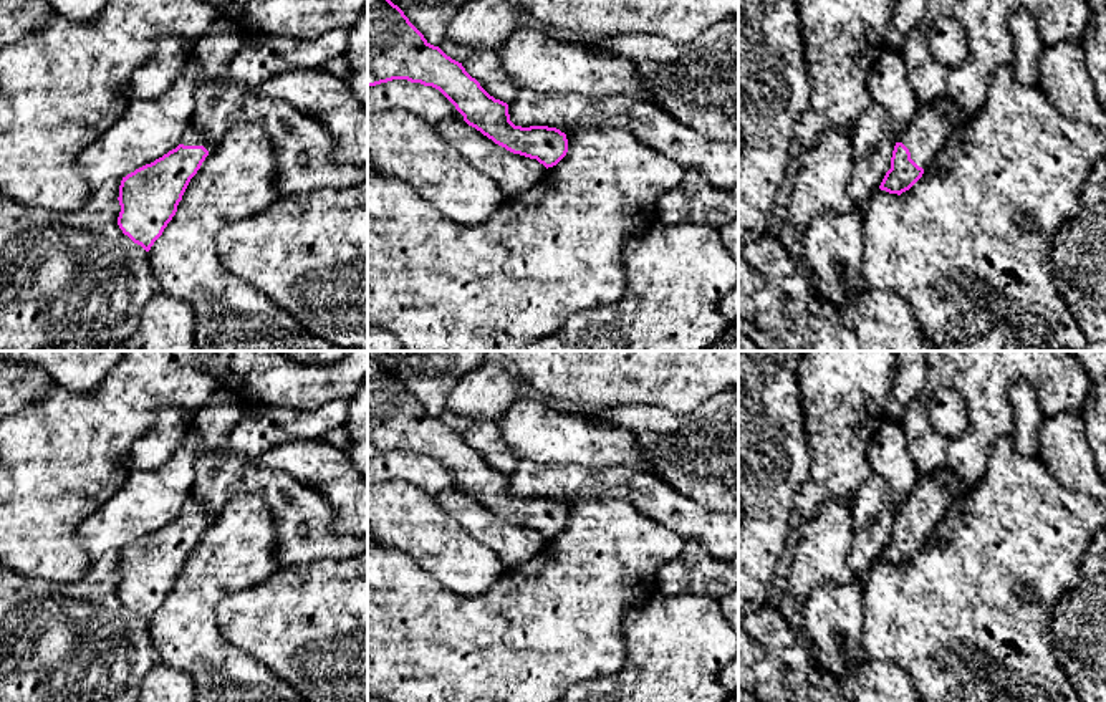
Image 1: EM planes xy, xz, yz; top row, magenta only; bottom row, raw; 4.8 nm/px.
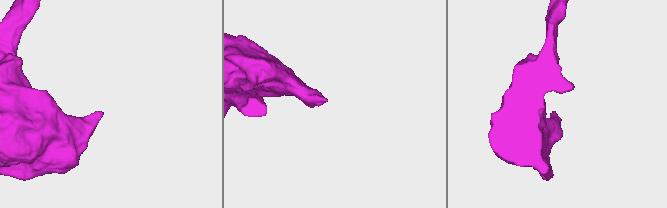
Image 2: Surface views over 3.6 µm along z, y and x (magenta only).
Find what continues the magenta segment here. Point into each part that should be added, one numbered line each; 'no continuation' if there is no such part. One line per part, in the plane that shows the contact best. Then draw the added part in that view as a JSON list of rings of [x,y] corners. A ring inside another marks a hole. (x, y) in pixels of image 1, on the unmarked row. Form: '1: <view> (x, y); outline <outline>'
1: yz (929, 499); outline [[[945,469],[917,478],[899,513],[909,520],[911,530],[924,540],[952,502],[964,493],[965,490],[957,485],[957,475]]]

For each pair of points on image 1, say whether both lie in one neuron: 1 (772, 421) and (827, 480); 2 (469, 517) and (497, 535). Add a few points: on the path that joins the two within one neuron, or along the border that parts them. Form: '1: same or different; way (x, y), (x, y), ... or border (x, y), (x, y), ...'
1: different; border (805, 424), (808, 477), (792, 497)
2: same; way (476, 519), (490, 530)

